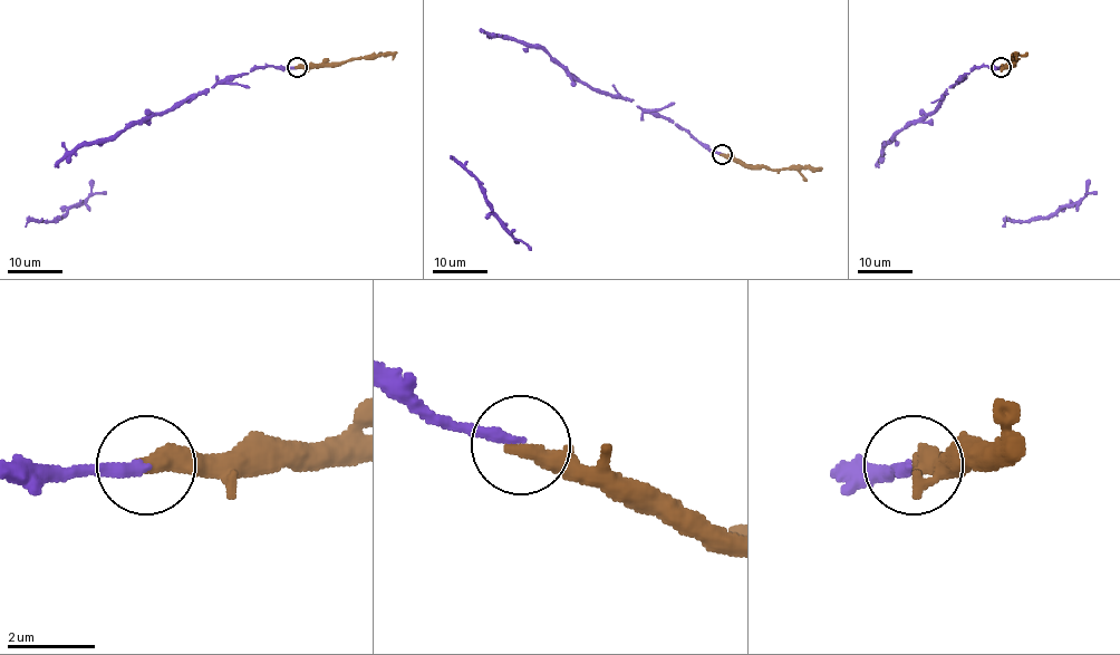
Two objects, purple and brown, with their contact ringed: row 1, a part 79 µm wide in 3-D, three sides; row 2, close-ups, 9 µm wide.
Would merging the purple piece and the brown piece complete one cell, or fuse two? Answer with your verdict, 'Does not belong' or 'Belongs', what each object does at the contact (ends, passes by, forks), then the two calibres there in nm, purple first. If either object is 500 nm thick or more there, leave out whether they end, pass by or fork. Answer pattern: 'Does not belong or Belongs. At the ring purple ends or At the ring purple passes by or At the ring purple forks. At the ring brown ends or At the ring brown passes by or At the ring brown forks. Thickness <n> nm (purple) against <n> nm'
Belongs. At the ring purple ends. At the ring brown ends. Thickness 260 nm (purple) against 440 nm

